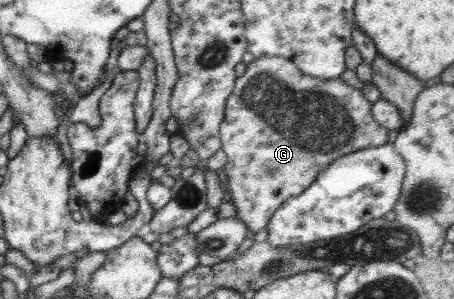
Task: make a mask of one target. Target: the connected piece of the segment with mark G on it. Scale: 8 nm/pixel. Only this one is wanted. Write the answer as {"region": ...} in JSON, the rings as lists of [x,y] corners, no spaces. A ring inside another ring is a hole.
{"region":[[[263,55],[248,63],[244,75],[236,77],[233,93],[227,99],[224,117],[220,124],[220,143],[223,151],[227,154],[224,179],[226,180],[227,195],[231,197],[230,202],[236,207],[236,218],[247,226],[247,230],[254,233],[260,232],[266,228],[271,216],[284,201],[301,195],[311,185],[311,182],[317,180],[320,172],[324,171],[333,161],[361,148],[379,147],[388,144],[388,131],[373,119],[372,107],[373,105],[366,99],[361,90],[345,84],[340,77],[321,79],[312,75],[305,75],[290,59],[278,55]]]}

